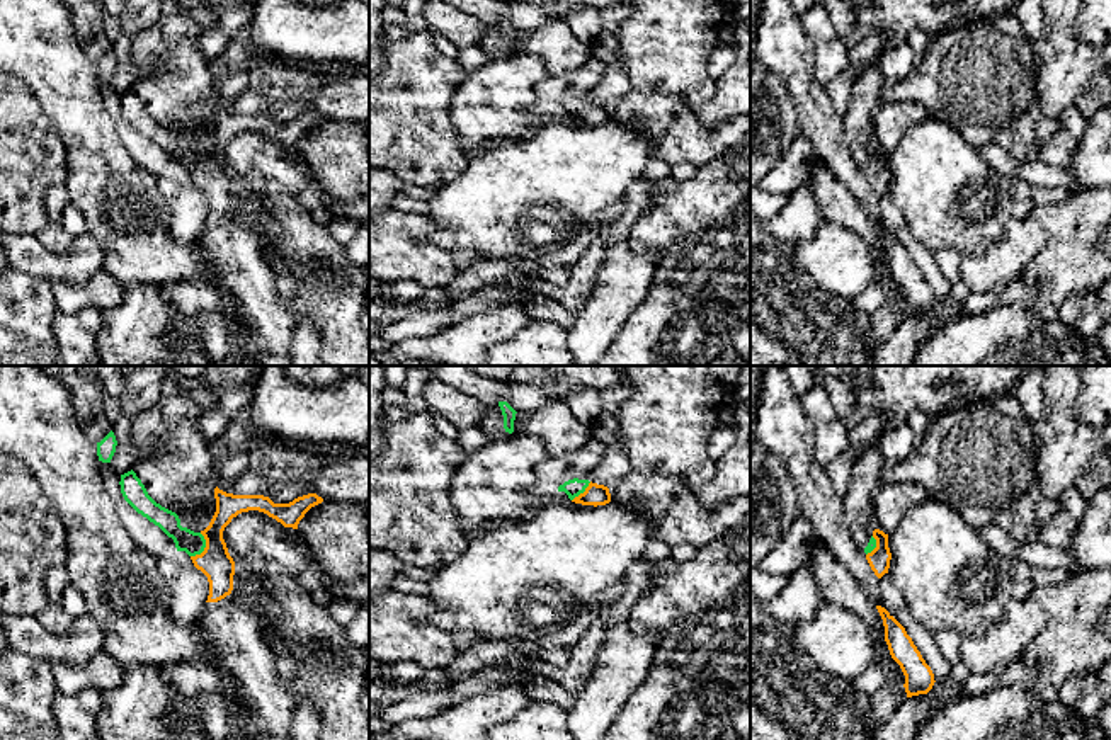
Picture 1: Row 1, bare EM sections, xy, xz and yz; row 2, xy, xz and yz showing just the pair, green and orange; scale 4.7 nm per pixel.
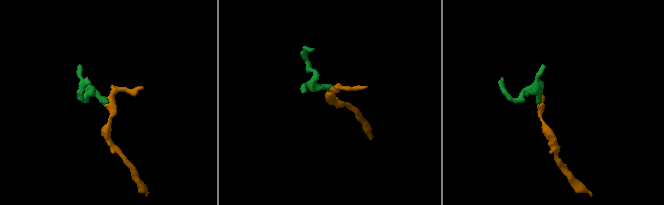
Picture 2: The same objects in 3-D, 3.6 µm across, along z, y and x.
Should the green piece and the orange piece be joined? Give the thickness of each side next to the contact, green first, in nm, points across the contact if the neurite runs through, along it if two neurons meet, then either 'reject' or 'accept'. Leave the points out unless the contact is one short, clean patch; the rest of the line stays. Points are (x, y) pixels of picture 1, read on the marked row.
110 nm thick on the green side, 160 nm on the other; runs through xy (193, 543), (205, 546), (215, 562); accept

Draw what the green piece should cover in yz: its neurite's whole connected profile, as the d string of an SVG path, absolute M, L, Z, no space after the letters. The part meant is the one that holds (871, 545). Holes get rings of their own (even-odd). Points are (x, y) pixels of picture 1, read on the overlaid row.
M880 529L873 531L873 536L864 548L866 560L878 578L888 573L892 553L888 548L888 534Z

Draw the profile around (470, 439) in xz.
M468 427L459 430L456 442L463 447L464 454L470 456L490 441L480 427Z

